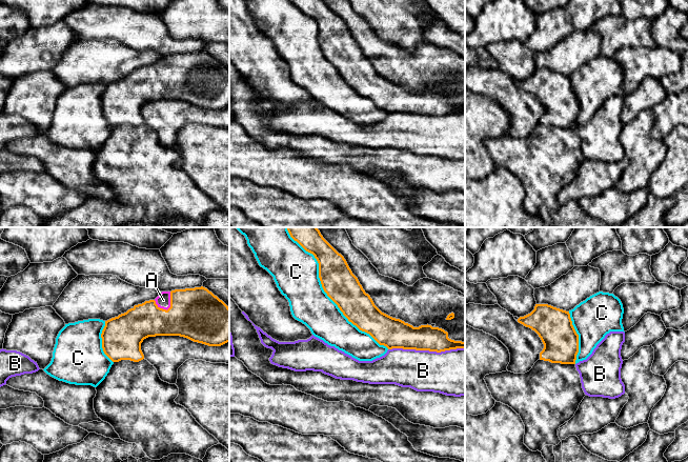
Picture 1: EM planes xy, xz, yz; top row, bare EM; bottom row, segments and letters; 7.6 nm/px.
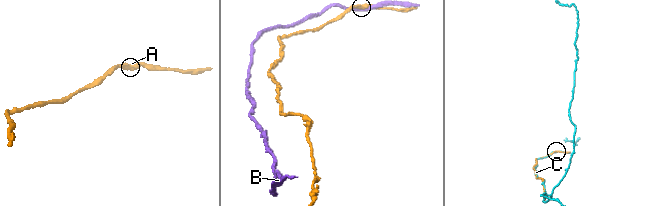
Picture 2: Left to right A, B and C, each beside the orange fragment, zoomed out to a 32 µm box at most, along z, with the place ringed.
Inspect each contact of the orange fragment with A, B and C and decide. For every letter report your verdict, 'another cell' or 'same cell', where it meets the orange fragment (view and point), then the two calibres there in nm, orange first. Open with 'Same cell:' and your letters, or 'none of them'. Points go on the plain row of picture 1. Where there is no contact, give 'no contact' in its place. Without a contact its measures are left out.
Same cell: A
A: same cell; meets orange in xy at (170, 69); 400 nm thick on the orange side, 110 nm on the other
B: another cell; meets orange in xz at (426, 114); 200 nm thick on the orange side, 340 nm on the other
C: another cell; meets orange in xz at (327, 59); 260 nm thick on the orange side, 320 nm on the other

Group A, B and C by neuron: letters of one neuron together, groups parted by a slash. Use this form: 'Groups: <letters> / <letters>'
Groups: A / B / C

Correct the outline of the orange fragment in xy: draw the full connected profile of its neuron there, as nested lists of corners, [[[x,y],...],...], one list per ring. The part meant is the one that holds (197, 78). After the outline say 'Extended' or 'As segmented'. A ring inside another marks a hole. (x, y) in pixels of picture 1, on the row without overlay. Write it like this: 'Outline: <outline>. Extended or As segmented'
Outline: [[[203,51],[162,56],[155,64],[135,69],[105,85],[102,113],[113,126],[139,126],[144,123],[141,107],[156,100],[180,100],[208,111],[221,111],[229,106],[229,72]]]. Extended

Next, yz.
Outline: [[[535,68],[534,74],[518,83],[518,86],[534,95],[544,113],[540,124],[551,127],[575,128],[579,117],[576,98],[569,76],[548,68]]]. As segmented

